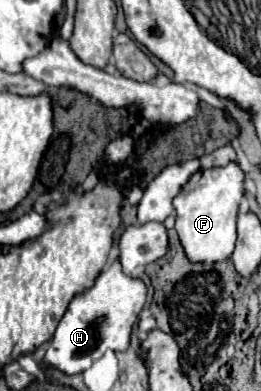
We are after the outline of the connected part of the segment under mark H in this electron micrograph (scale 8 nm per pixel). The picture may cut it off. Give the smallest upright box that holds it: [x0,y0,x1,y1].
[42,262,146,374]

